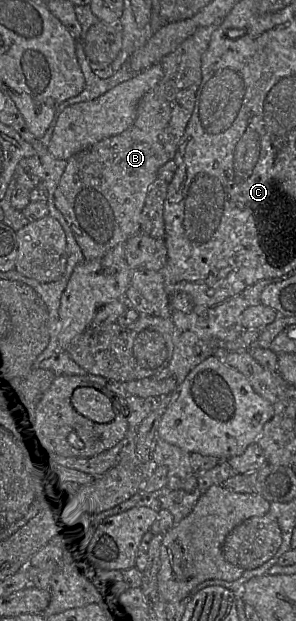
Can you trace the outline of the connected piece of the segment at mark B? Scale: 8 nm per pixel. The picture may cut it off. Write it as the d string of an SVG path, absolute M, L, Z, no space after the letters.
M209 25L198 28L173 52L162 58L159 64L163 70L163 77L141 98L137 105L135 120L128 129L95 143L67 160L65 170L54 192L54 202L67 220L85 260L104 256L116 245L126 243L130 237L141 230L140 215L148 190L158 178L159 168L174 159L192 116L196 94L202 80L202 56L209 46L211 35L216 27L217 25Z

